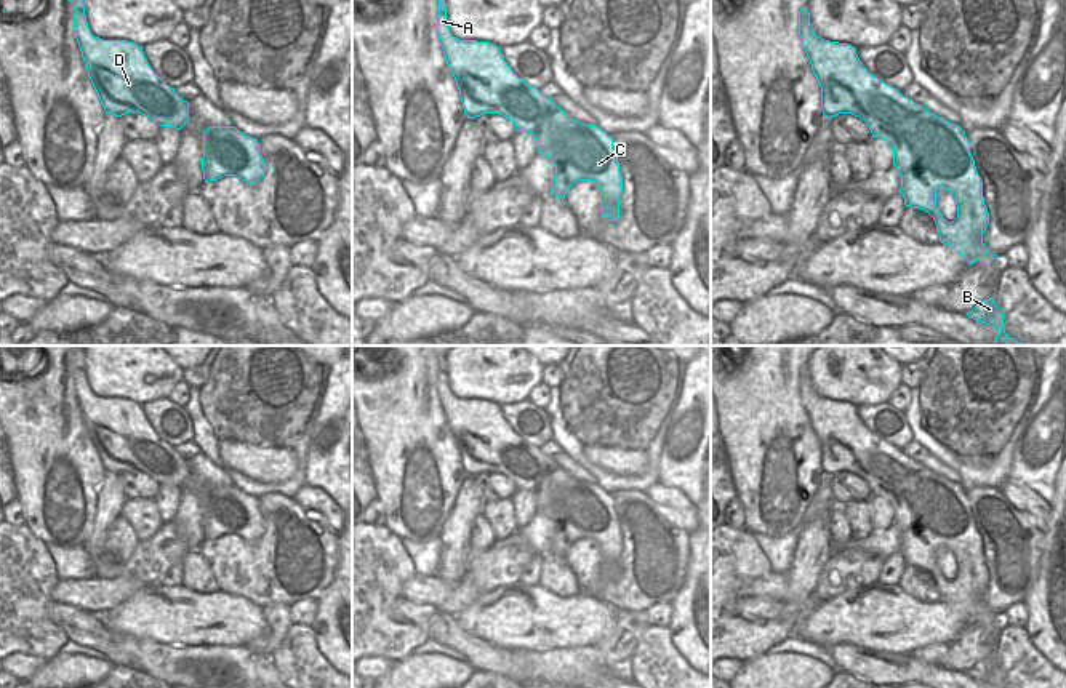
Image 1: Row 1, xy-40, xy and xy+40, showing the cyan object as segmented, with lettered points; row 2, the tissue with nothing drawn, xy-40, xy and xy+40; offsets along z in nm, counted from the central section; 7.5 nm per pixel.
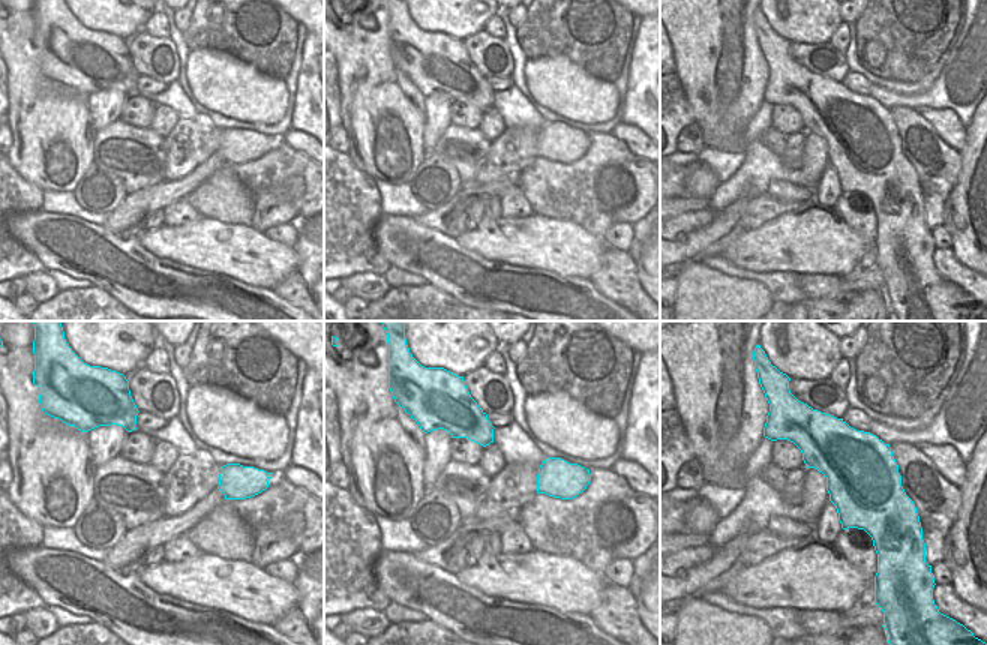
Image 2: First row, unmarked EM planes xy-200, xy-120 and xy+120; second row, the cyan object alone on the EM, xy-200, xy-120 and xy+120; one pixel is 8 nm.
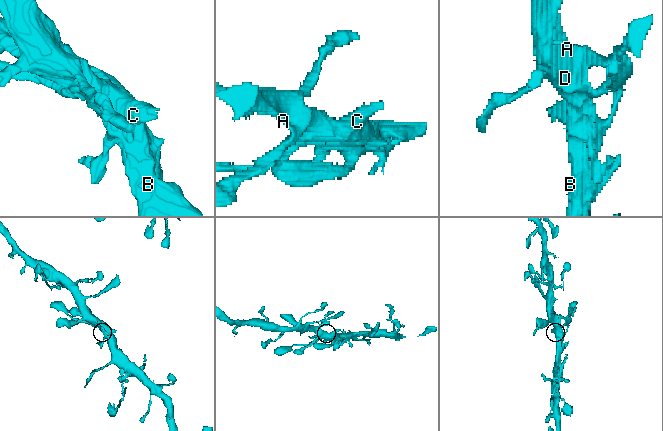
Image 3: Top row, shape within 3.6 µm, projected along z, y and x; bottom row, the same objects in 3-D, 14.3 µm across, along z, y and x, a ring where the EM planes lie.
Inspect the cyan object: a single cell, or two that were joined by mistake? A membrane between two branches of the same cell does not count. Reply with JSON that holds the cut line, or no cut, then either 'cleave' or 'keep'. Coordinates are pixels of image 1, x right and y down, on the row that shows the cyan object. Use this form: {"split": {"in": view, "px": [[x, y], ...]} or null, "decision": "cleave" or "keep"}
{"split": null, "decision": "keep"}

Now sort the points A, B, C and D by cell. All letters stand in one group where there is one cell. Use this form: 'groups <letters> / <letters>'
groups A B C D

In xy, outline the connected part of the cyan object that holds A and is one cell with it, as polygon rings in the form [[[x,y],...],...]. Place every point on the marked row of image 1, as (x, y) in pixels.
[[[439,0],[437,35],[445,61],[456,80],[467,118],[475,118],[483,114],[499,114],[515,125],[515,131],[531,133],[536,139],[536,150],[555,165],[551,194],[563,200],[567,190],[575,182],[594,181],[600,190],[602,218],[618,221],[623,176],[611,136],[597,125],[586,125],[571,118],[552,99],[544,98],[538,88],[528,86],[507,66],[501,48],[495,43],[453,37],[447,22],[445,0]]]

